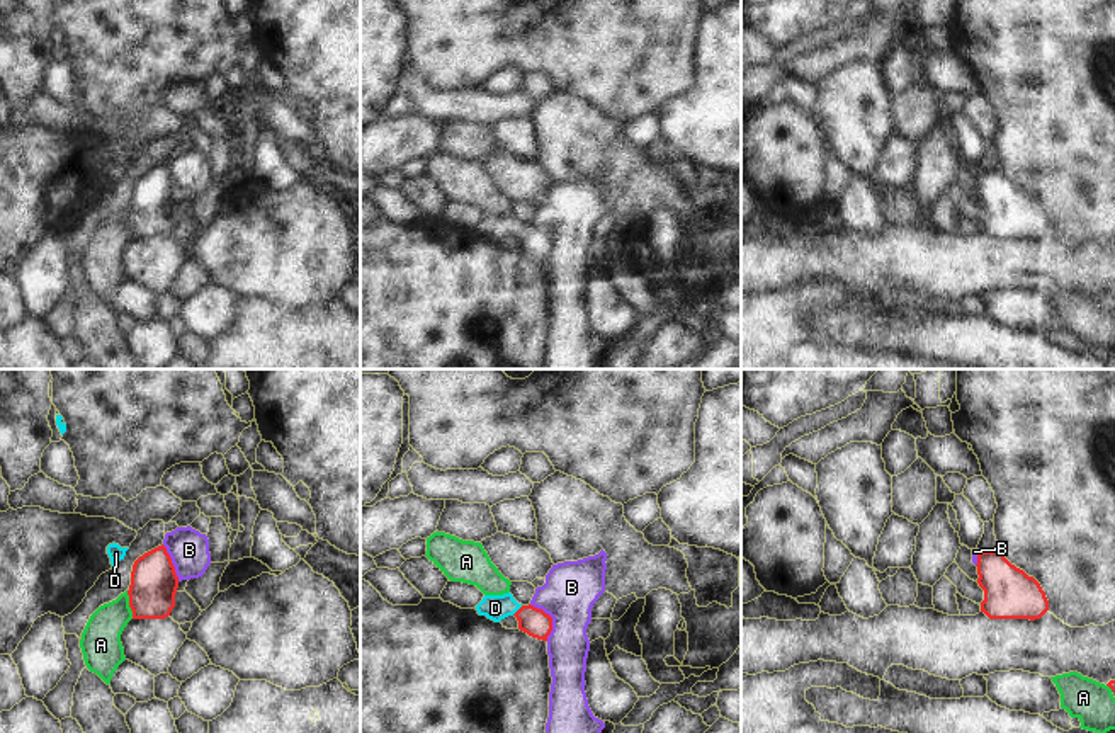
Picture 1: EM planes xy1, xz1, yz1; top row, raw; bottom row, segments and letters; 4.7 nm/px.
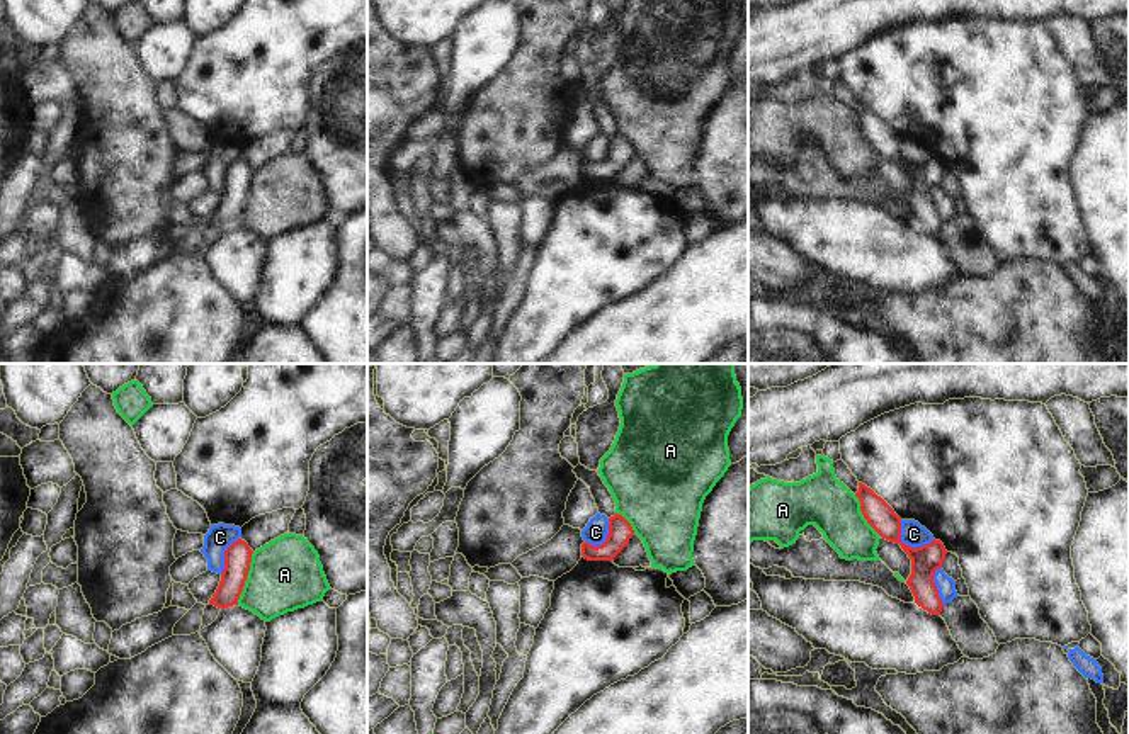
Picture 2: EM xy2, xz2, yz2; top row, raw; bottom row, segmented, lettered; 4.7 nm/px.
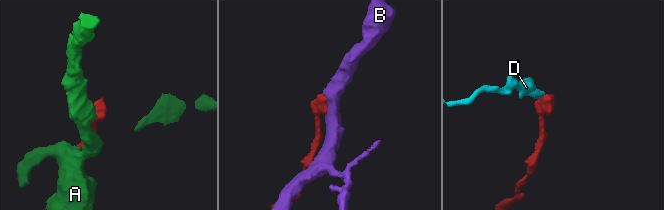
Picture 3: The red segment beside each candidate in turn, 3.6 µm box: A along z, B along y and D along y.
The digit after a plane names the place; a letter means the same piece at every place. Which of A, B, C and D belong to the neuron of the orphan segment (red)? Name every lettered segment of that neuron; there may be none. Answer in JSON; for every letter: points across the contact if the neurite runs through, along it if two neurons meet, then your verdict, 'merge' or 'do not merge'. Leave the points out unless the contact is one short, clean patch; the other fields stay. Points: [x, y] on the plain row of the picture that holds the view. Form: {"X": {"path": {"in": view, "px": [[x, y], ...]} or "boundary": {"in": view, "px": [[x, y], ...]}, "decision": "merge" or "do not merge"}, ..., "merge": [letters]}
{"A": {"decision": "do not merge"}, "B": {"boundary": {"in": "xz1", "px": [[529, 223], [543, 228], [551, 237], [548, 259]]}, "decision": "do not merge"}, "C": {"boundary": {"in": "yz2", "px": [[900, 140], [900, 158], [903, 162], [920, 167], [934, 158]]}, "decision": "do not merge"}, "D": {"path": {"in": "xz1", "px": [[536, 242], [519, 228], [495, 227]]}, "decision": "merge"}, "merge": ["D"]}

